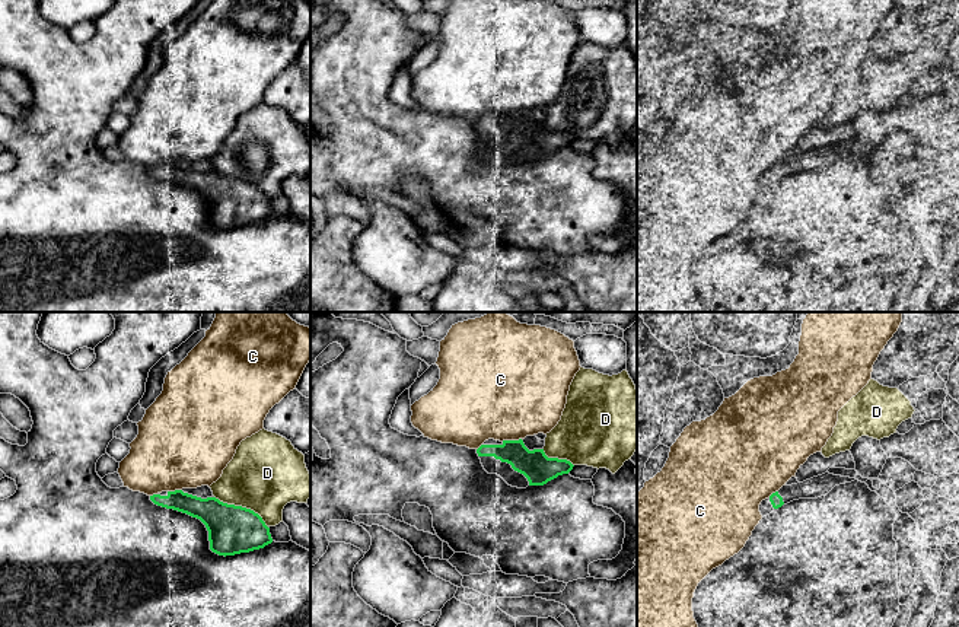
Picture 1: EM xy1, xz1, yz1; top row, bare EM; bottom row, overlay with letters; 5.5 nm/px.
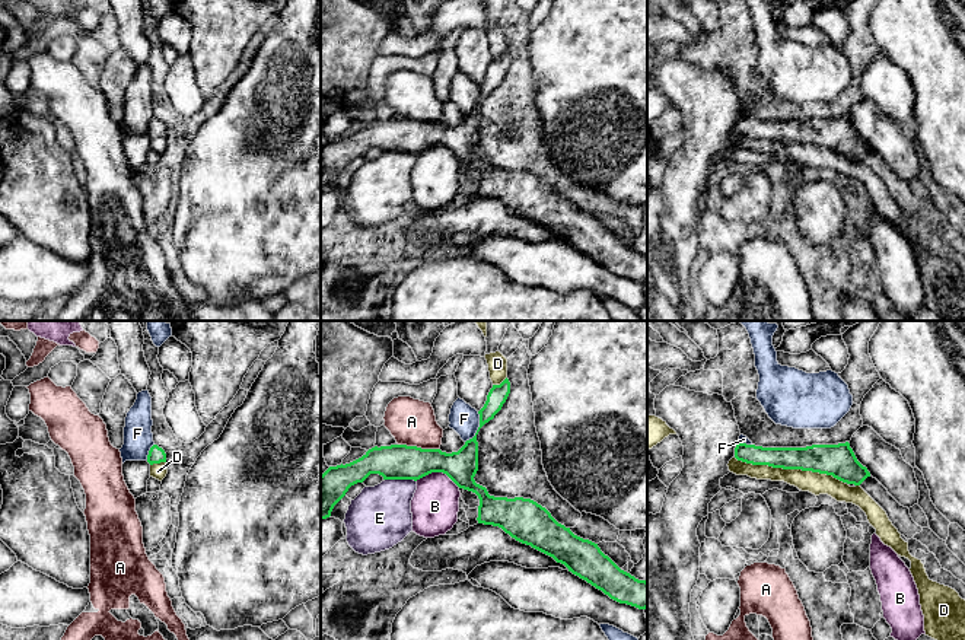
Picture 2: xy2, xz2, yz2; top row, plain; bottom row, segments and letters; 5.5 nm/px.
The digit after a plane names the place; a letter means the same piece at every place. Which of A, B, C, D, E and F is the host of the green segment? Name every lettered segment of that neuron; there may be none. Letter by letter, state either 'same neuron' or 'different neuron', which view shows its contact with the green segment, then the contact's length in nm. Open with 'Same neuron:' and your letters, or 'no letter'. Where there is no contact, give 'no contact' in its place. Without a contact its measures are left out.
Same neuron: no letter
A: different neuron | xz2 | 240 nm
B: different neuron | xz2 | 260 nm
C: different neuron | xz1 | 110 nm
D: different neuron | yz2 | 650 nm
E: different neuron | xz2 | 180 nm
F: different neuron | xz2 | 190 nm

